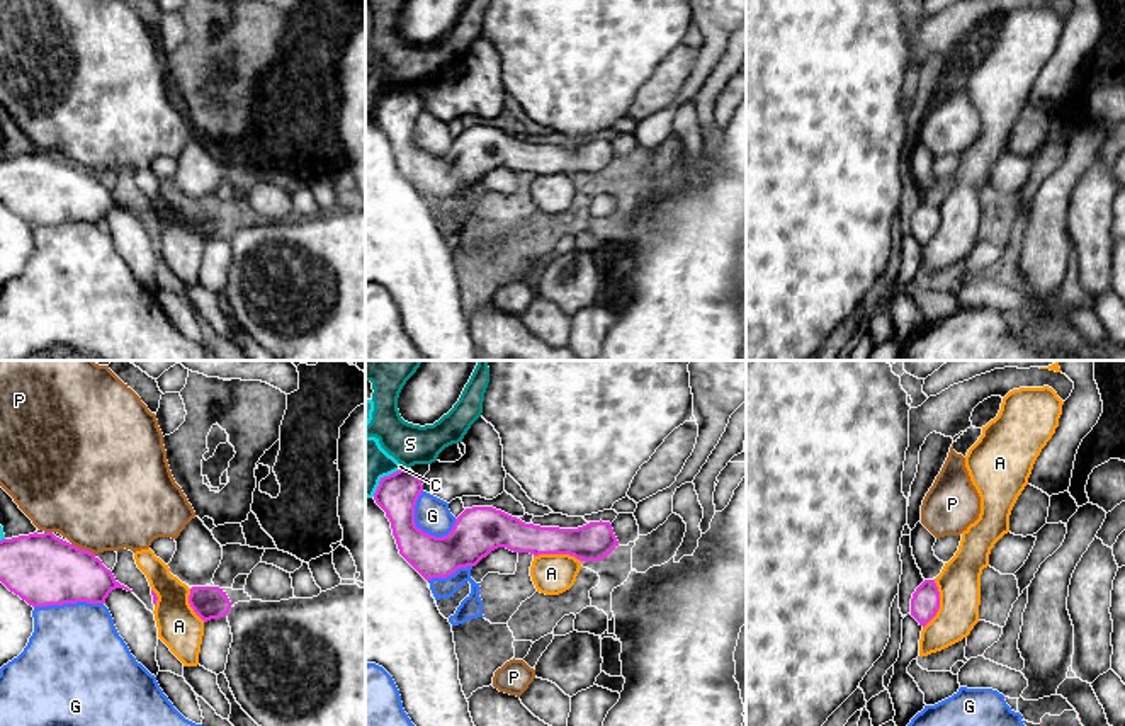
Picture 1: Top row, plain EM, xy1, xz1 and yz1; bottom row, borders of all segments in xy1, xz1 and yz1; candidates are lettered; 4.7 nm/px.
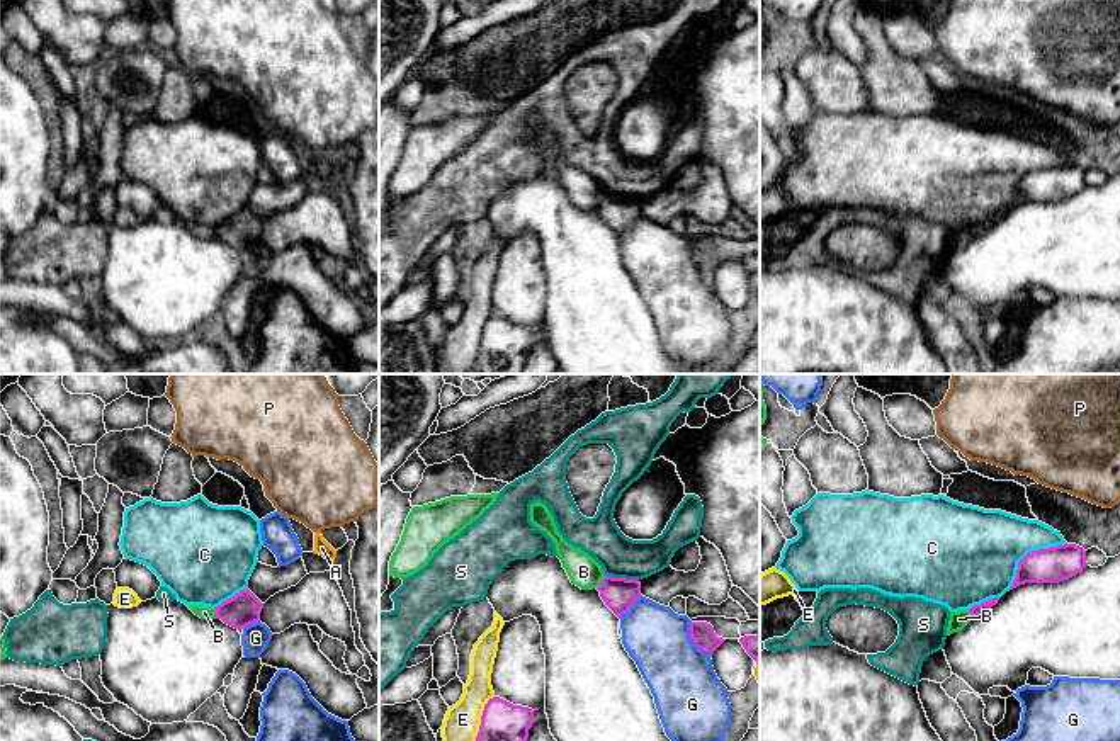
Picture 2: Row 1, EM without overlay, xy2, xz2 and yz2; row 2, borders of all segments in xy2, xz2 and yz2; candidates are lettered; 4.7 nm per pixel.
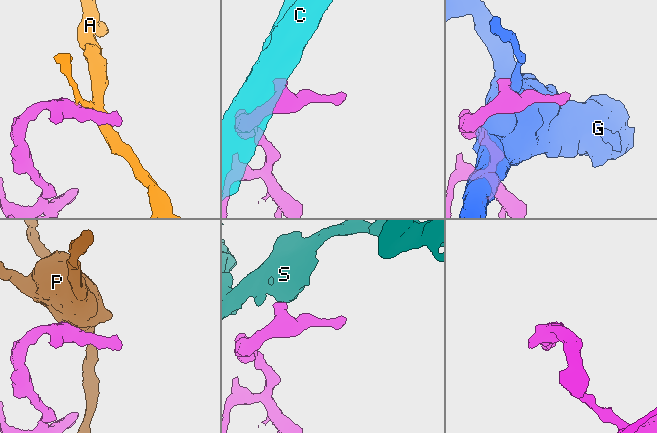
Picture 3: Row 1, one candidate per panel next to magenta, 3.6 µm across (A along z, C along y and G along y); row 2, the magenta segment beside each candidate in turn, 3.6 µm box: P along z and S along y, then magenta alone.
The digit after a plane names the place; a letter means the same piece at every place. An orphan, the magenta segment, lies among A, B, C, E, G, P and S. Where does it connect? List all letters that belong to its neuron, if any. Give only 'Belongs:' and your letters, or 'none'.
Belongs: none

